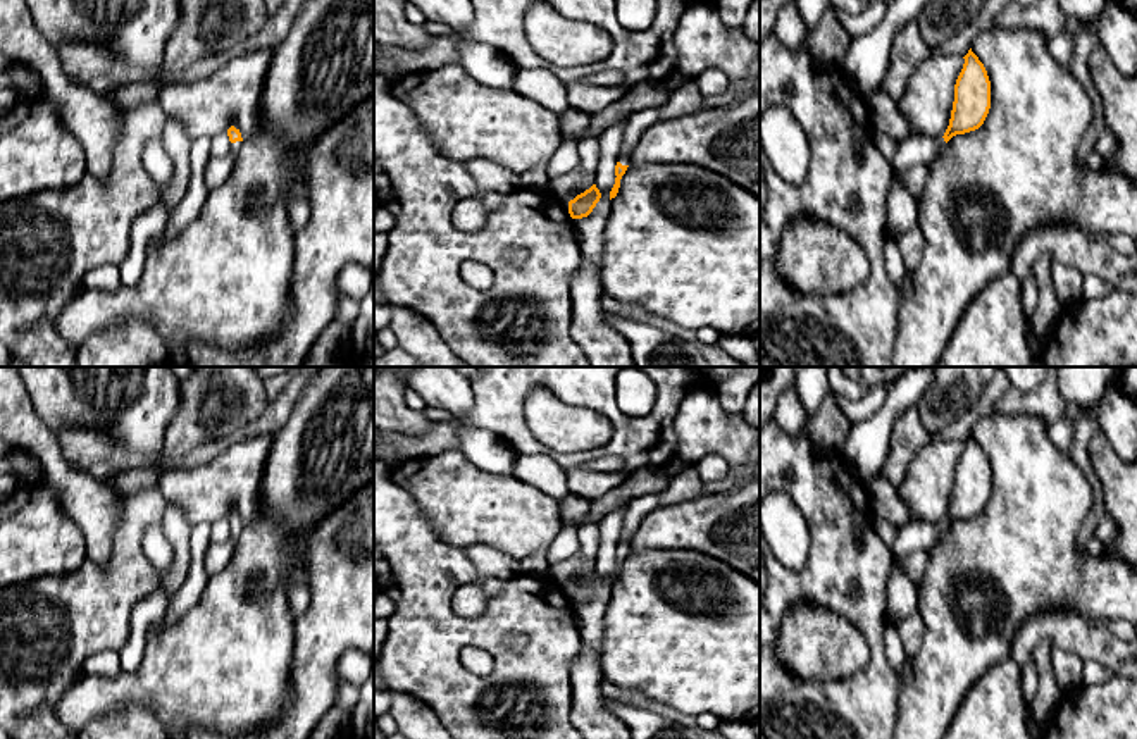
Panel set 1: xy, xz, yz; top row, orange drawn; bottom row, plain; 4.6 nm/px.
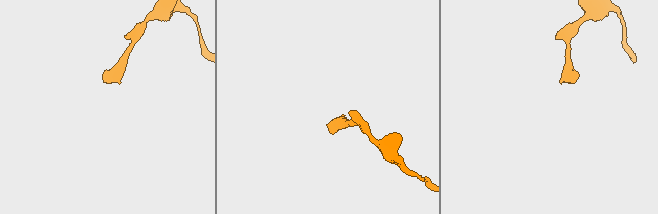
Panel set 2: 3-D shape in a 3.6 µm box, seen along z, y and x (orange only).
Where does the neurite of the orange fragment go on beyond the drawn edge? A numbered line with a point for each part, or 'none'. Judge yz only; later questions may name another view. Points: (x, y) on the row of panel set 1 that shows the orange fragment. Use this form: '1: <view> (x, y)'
1: yz (919, 150)

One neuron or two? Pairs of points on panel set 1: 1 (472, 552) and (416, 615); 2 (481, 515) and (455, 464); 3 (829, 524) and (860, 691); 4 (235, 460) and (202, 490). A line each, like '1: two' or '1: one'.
1: two
2: one
3: one
4: one

